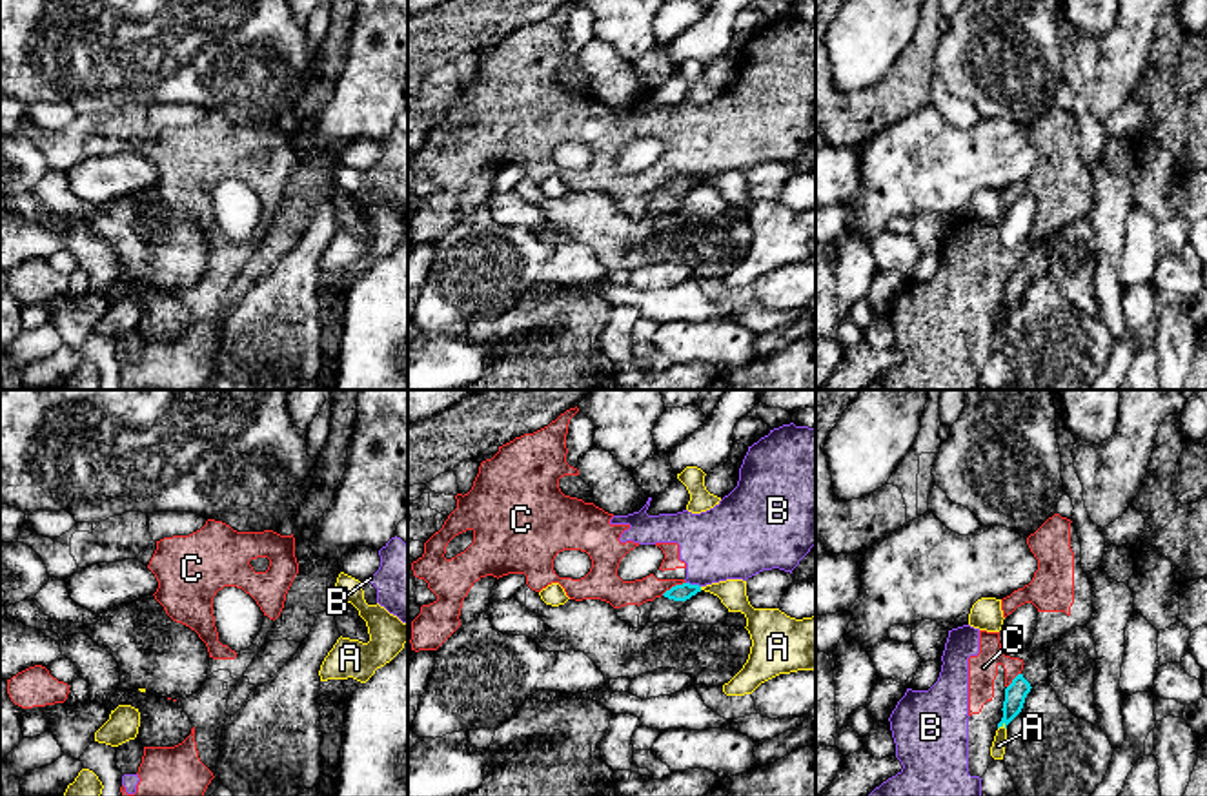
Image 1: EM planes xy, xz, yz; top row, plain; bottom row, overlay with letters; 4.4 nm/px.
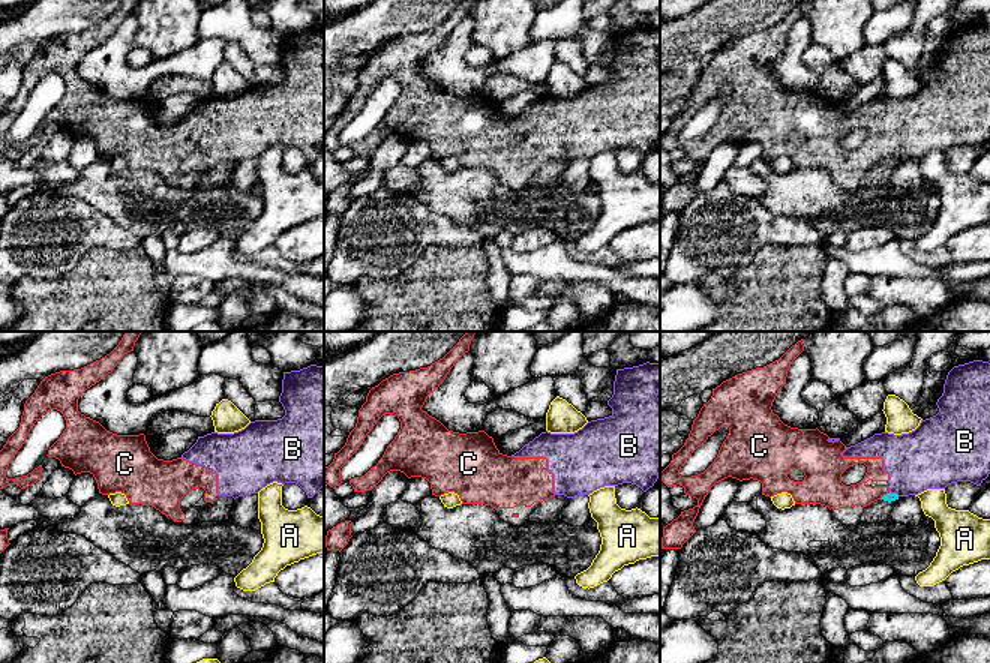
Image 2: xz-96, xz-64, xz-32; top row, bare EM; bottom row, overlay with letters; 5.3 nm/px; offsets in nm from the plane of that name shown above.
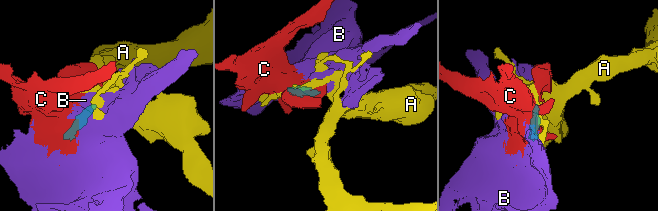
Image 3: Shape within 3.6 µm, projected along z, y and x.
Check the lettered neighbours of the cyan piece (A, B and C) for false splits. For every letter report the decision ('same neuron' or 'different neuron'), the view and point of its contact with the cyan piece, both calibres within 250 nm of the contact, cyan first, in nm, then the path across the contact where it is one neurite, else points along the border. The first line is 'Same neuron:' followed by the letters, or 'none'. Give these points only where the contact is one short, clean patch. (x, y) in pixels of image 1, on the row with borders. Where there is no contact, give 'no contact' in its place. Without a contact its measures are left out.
Same neuron: none
A: different neuron; contact yz (1002, 725); calibres 100 and 60 nm; border yz (1004, 722), (998, 729)
B: different neuron; contact xz (694, 585); calibres 80 and 340 nm; border xz (687, 581), (699, 587)
C: different neuron; contact xz (672, 587); calibres 80 and 120 nm

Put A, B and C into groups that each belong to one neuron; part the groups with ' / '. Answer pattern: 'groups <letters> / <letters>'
groups A / B C

